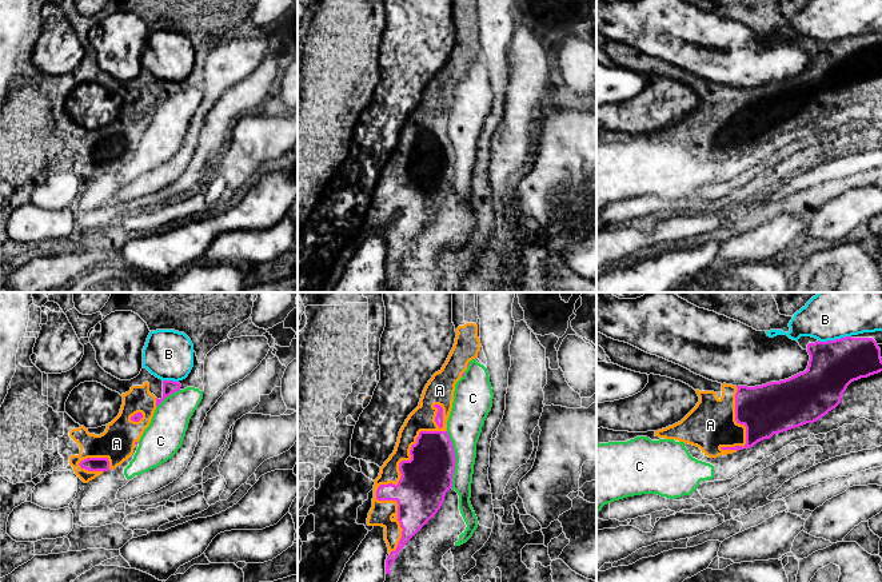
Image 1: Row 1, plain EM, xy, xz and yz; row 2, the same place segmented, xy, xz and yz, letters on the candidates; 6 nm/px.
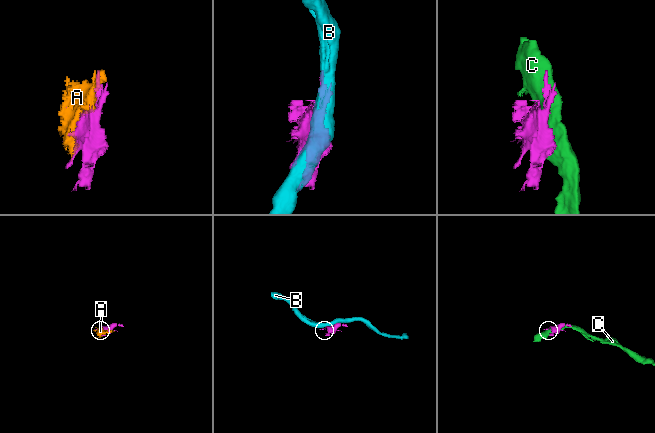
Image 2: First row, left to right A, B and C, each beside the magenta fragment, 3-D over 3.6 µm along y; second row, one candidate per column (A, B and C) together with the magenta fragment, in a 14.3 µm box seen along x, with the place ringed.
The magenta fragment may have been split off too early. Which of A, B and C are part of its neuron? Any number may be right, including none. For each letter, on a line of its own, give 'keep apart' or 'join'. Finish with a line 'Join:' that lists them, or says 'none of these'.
A: join
B: keep apart
C: keep apart
Join: A

